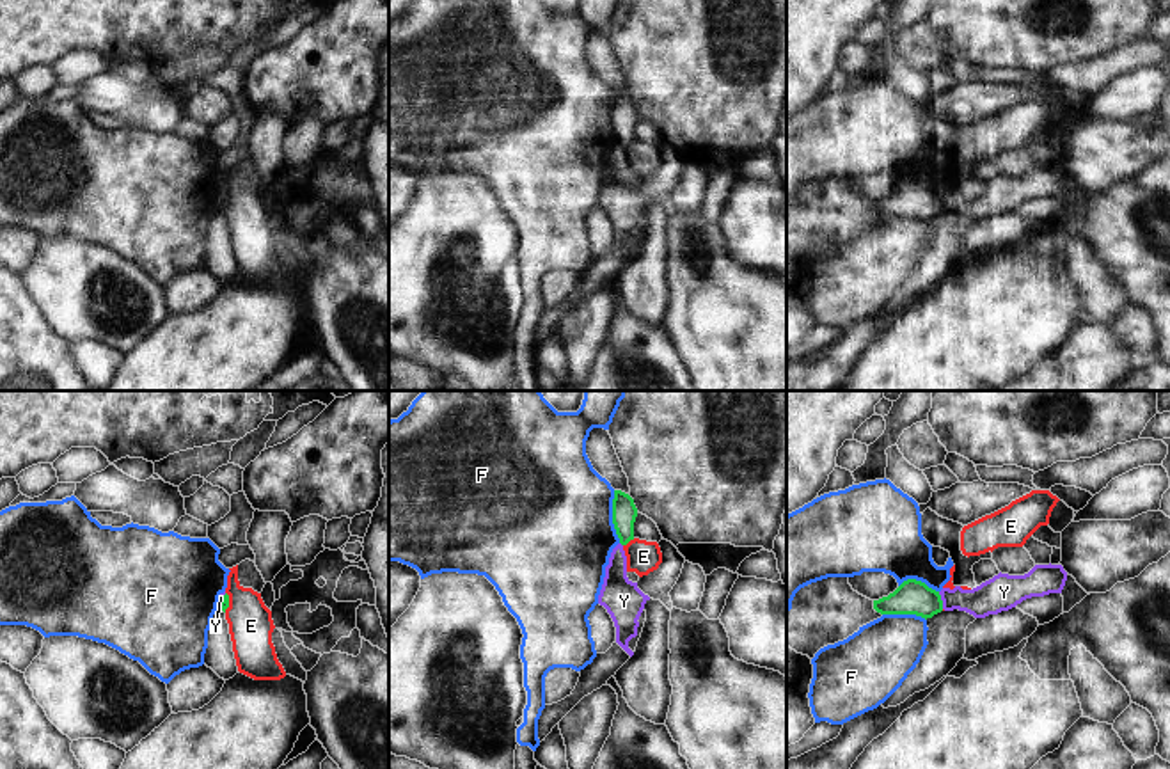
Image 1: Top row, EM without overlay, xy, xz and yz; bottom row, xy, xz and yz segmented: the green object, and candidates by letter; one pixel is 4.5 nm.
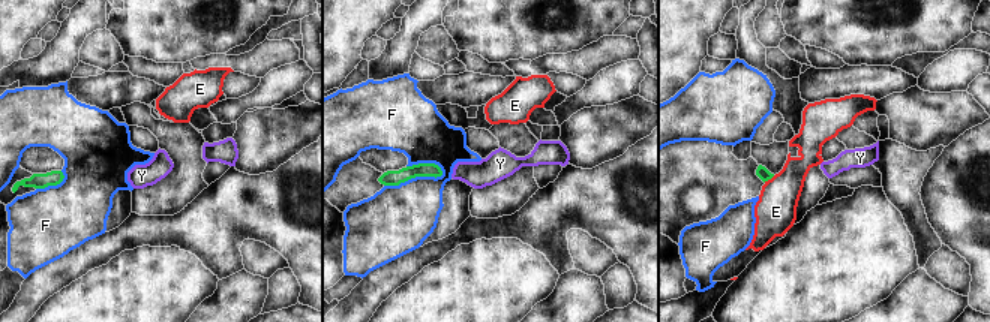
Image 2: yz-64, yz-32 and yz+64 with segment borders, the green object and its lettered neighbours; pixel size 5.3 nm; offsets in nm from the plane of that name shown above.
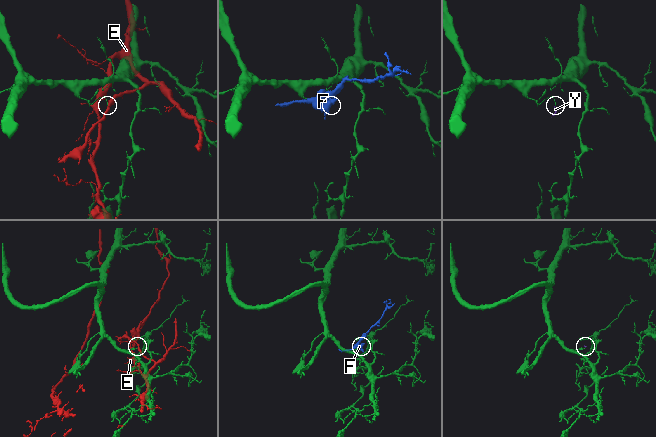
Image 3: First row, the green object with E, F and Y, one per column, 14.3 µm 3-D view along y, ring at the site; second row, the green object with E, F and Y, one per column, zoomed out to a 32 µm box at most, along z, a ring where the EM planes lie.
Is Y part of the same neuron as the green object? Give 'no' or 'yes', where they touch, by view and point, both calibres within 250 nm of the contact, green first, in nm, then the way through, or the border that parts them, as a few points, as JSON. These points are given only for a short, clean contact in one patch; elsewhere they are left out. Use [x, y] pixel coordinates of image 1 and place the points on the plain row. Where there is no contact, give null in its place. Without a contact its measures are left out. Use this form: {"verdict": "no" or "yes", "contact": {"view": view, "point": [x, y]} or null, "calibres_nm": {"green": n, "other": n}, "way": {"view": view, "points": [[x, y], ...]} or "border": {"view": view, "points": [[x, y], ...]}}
{"verdict": "no", "contact": {"view": "yz", "point": [941, 203]}, "calibres_nm": {"green": 160, "other": 160}, "border": {"view": "yz", "points": [[938, 194], [943, 210]]}}

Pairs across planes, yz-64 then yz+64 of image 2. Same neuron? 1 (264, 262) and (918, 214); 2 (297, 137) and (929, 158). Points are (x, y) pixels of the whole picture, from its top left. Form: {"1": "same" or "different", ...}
{"1": "same", "2": "different"}

